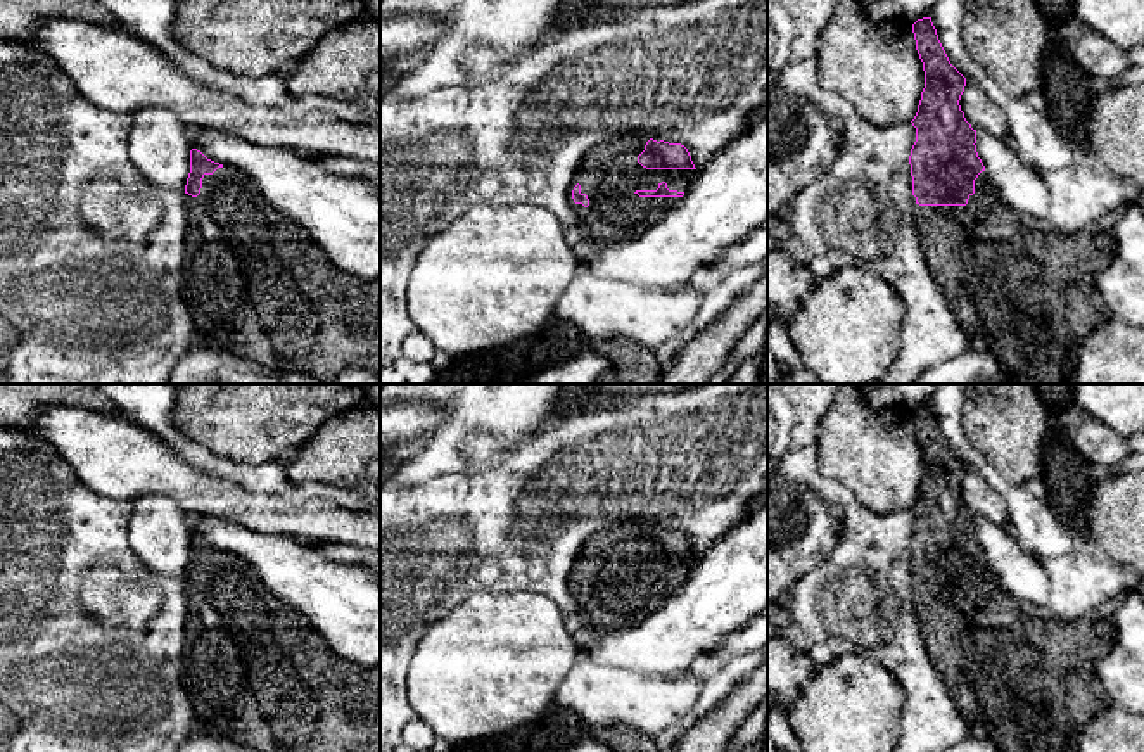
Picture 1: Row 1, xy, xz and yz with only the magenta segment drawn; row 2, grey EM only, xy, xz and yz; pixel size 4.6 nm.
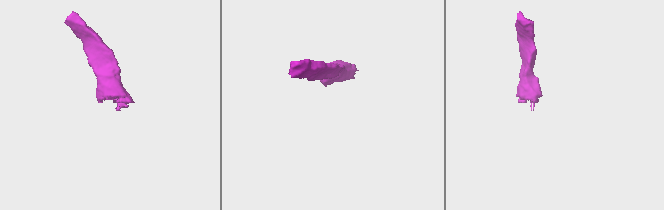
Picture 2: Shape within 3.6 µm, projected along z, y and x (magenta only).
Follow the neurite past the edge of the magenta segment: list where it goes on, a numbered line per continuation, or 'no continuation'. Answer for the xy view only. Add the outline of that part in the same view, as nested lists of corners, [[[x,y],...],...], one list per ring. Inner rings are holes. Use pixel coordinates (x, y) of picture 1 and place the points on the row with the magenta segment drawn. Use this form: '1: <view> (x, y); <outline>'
1: xy (256, 286); [[[230,166],[204,175],[200,194],[185,194],[185,209],[181,296],[204,346],[273,372],[299,372],[323,380],[346,368],[380,375],[380,289],[339,270],[302,228],[264,201],[247,175]]]

